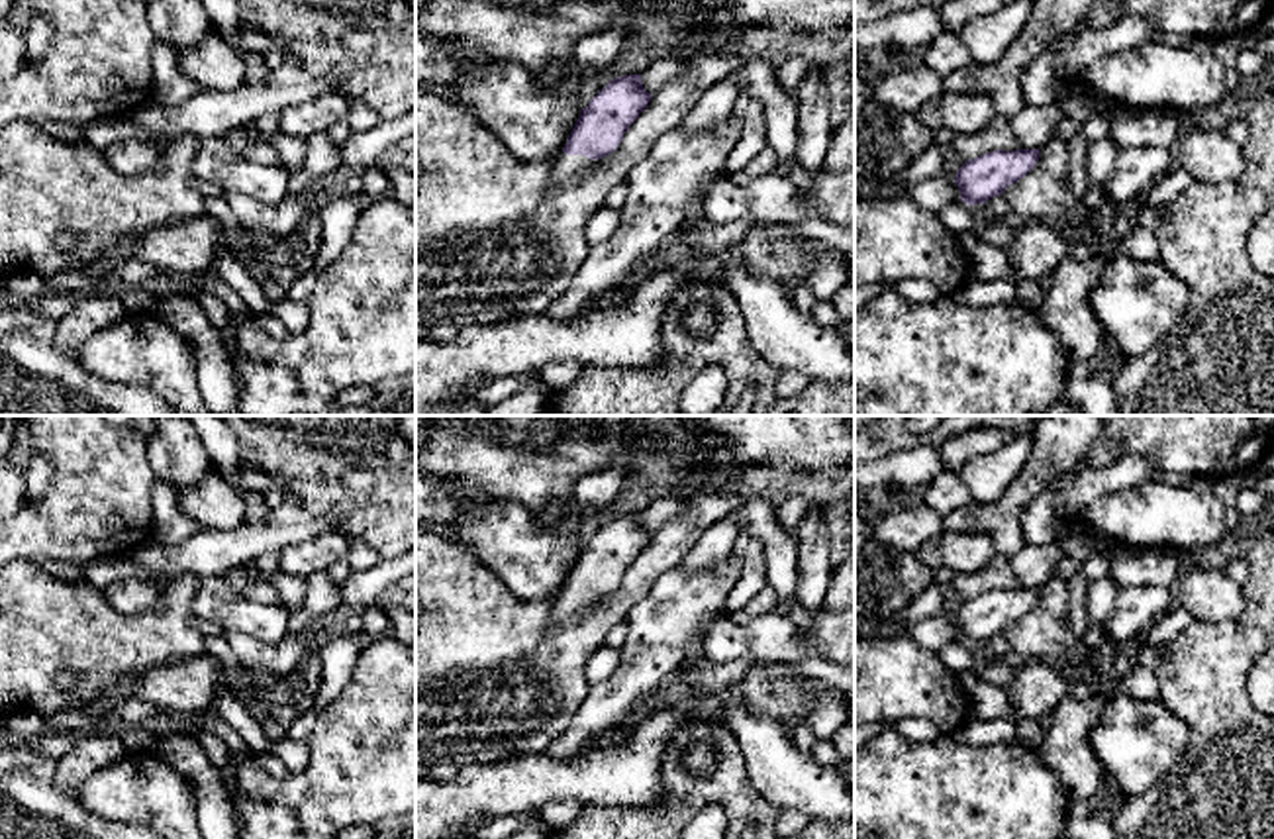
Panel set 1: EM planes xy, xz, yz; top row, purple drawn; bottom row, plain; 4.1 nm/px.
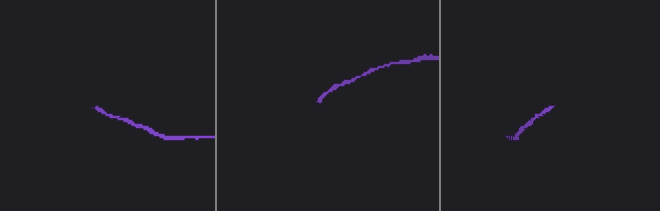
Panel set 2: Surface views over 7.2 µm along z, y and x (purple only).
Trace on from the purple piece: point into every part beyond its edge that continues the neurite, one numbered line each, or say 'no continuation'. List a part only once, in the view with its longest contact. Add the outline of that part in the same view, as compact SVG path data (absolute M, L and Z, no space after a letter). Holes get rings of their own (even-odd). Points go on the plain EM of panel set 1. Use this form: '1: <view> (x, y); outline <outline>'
1: xz (567, 604); outline M561 592L551 616L553 623L559 623L561 619L572 617L580 612L584 612L590 604L594 602L594 598L588 598L584 594L566 594Z

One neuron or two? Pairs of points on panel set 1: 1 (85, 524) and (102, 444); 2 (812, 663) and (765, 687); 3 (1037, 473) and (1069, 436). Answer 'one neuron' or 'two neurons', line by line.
1: one neuron
2: two neurons
3: one neuron

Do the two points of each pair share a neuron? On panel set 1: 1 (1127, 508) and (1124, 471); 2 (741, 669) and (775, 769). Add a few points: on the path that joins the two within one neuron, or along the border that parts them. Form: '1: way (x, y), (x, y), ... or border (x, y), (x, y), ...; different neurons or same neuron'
1: border (1153, 481), (1108, 493), (1084, 510); different neurons
2: way (732, 694), (735, 714), (765, 743); same neuron

